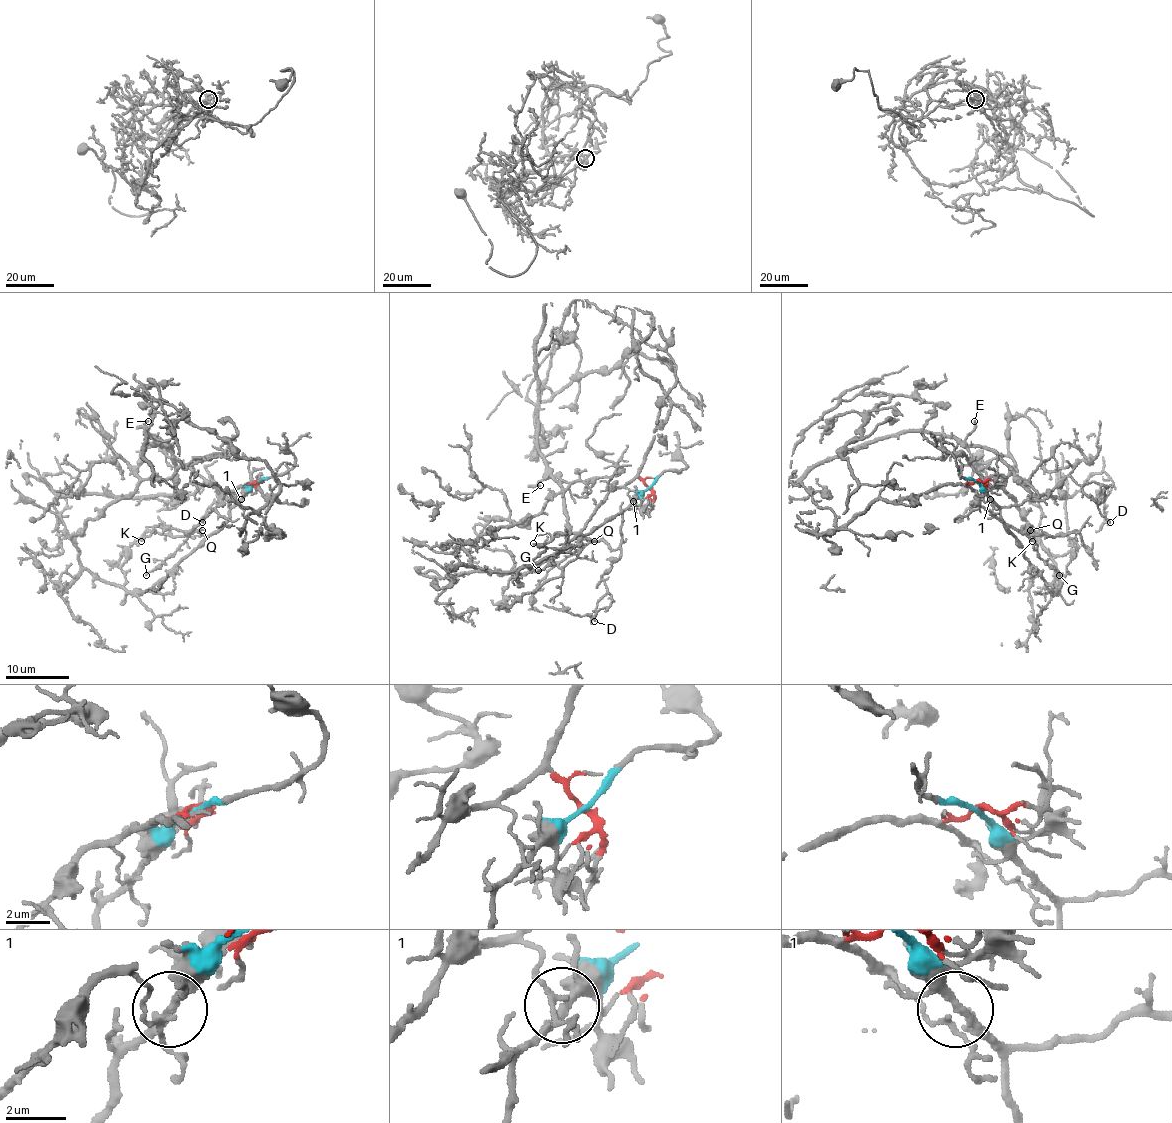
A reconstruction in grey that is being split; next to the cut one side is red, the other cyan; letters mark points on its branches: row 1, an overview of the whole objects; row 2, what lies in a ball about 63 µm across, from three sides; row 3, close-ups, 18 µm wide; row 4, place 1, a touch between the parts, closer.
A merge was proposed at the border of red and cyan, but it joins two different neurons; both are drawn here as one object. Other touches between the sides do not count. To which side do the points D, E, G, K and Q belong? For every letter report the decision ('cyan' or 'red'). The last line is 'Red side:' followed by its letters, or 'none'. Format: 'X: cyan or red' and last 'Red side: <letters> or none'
D: cyan
E: cyan
G: red
K: red
Q: red
Red side: G, K, Q

